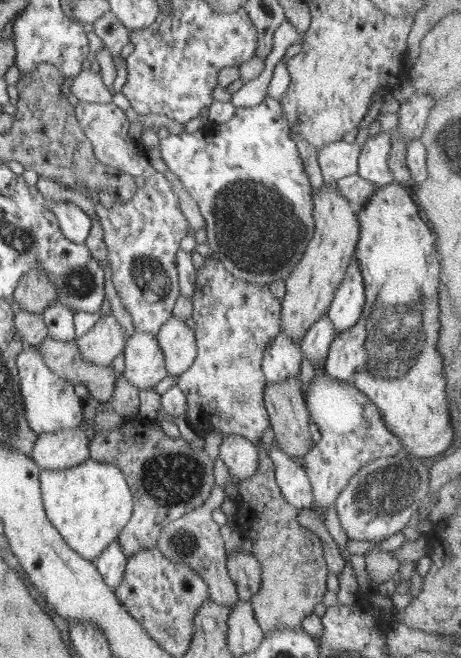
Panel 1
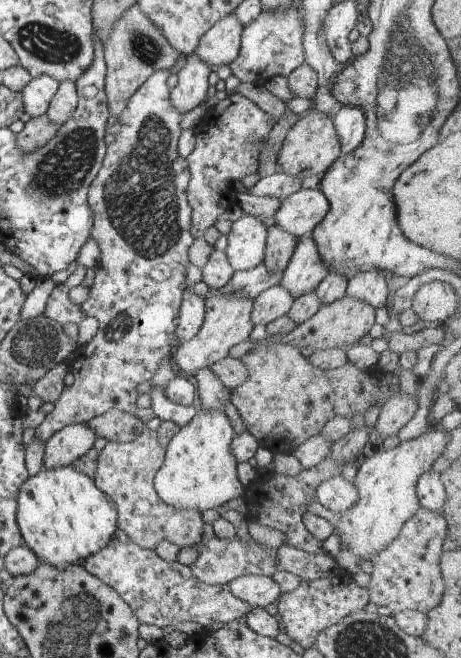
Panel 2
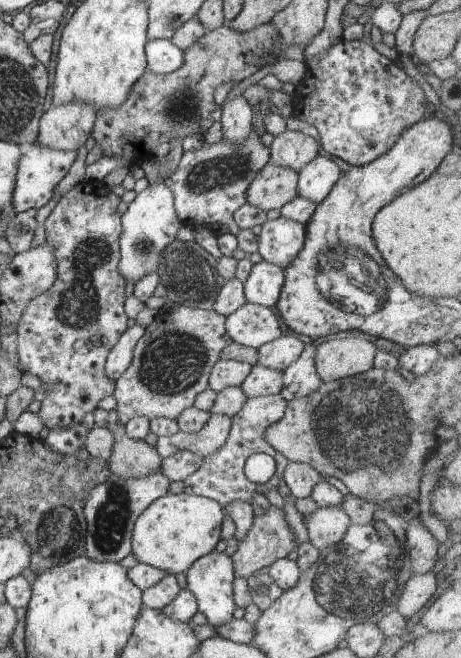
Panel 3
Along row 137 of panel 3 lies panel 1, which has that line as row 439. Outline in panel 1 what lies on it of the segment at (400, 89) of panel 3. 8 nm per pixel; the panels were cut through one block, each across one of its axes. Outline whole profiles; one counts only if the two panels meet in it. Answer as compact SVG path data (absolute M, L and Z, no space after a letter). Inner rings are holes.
M316 372L314 376L312 376L312 380L310 380L310 385L306 388L306 393L304 393L303 397L305 401L305 405L307 406L307 411L309 412L310 418L314 420L314 424L318 427L318 432L320 435L322 435L322 438L320 441L318 441L308 453L306 453L306 456L303 458L305 471L307 472L310 484L312 485L312 497L314 497L314 500L312 500L312 506L310 508L313 509L315 512L319 512L319 510L322 510L322 517L323 513L326 509L328 509L329 506L334 506L336 499L340 496L341 490L350 482L350 479L362 468L366 463L372 462L373 460L376 460L380 457L391 457L396 456L398 453L403 452L402 444L400 443L400 440L390 431L389 427L386 424L386 421L382 419L382 413L380 413L380 410L378 410L378 407L370 401L370 397L367 397L365 394L363 394L362 391L359 390L359 388L356 388L355 385L351 385L350 383L344 383L342 381L339 381L338 379L333 379L328 375L328 373L324 372Z

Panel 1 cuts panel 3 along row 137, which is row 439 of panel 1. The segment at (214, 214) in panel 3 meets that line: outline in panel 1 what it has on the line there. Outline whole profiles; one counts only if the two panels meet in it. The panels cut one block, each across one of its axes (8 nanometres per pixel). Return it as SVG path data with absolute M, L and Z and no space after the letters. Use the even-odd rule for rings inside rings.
M204 258L196 267L195 293L193 294L192 317L195 320L197 355L190 368L177 379L177 385L188 399L185 418L194 431L201 435L214 429L222 431L225 436L244 436L253 443L258 443L264 430L270 424L268 411L264 402L264 389L267 385L262 372L266 345L280 334L282 324L282 303L274 298L266 284L256 284L239 280L217 259Z

